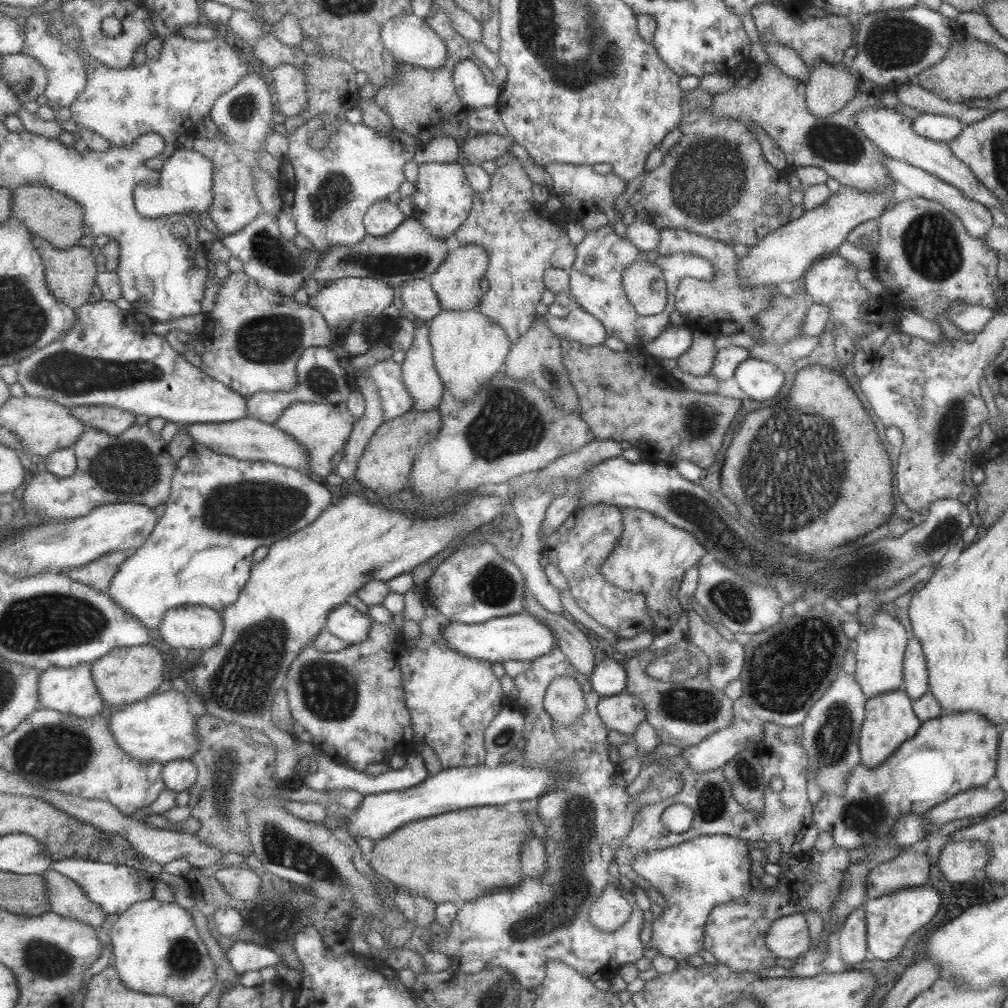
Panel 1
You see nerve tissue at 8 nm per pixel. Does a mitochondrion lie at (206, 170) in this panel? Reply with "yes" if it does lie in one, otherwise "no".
no

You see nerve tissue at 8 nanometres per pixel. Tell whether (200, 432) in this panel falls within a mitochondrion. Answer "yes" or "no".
no

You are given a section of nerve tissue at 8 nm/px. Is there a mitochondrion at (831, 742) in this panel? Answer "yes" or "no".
yes

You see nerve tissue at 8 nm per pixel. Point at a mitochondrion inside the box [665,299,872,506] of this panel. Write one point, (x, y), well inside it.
(699, 421)

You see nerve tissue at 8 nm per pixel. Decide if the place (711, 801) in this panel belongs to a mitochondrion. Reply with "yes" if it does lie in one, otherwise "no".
yes

